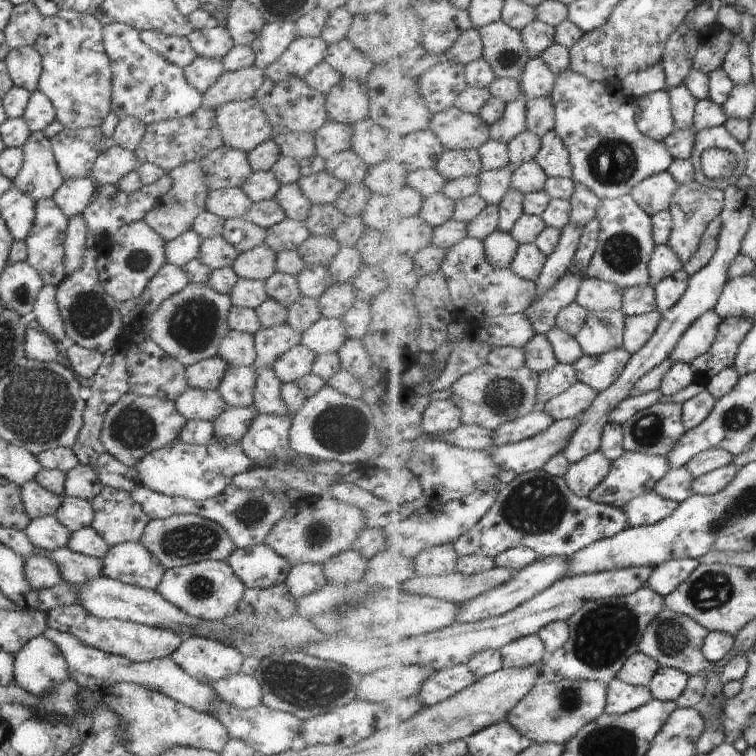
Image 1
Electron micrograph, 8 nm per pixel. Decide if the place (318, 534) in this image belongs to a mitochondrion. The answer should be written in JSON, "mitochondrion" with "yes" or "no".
{"mitochondrion":"yes"}

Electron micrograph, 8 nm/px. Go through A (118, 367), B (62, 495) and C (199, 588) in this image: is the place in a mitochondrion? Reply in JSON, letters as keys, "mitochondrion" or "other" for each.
{"A":"other","B":"other","C":"mitochondrion"}

